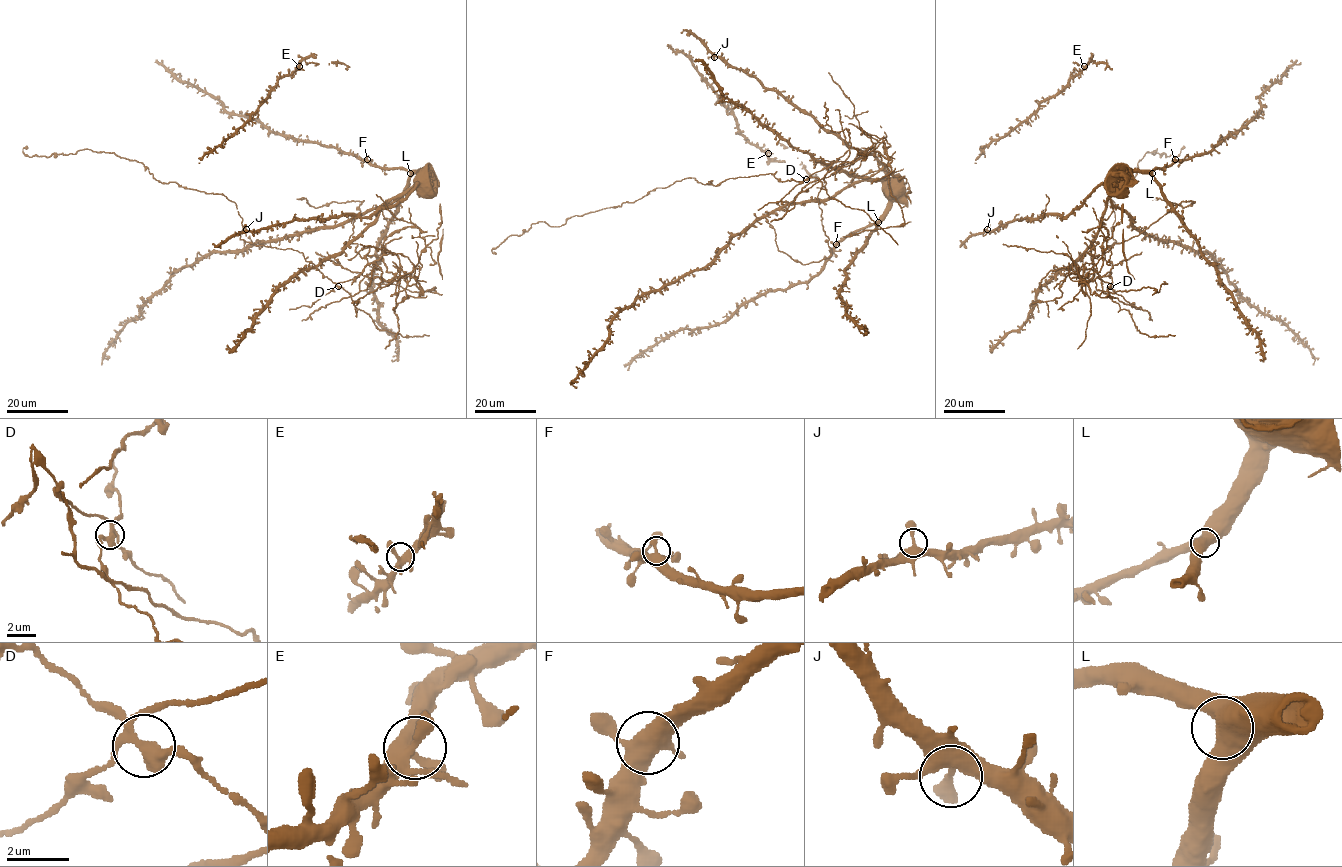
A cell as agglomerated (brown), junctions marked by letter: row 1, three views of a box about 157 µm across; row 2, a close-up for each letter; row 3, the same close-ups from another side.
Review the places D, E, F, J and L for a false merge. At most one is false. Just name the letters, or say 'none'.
D

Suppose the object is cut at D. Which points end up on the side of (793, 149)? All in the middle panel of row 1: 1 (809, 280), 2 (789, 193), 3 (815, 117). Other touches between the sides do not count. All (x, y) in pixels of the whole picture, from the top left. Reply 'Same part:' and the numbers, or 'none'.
Same part: 1, 3

